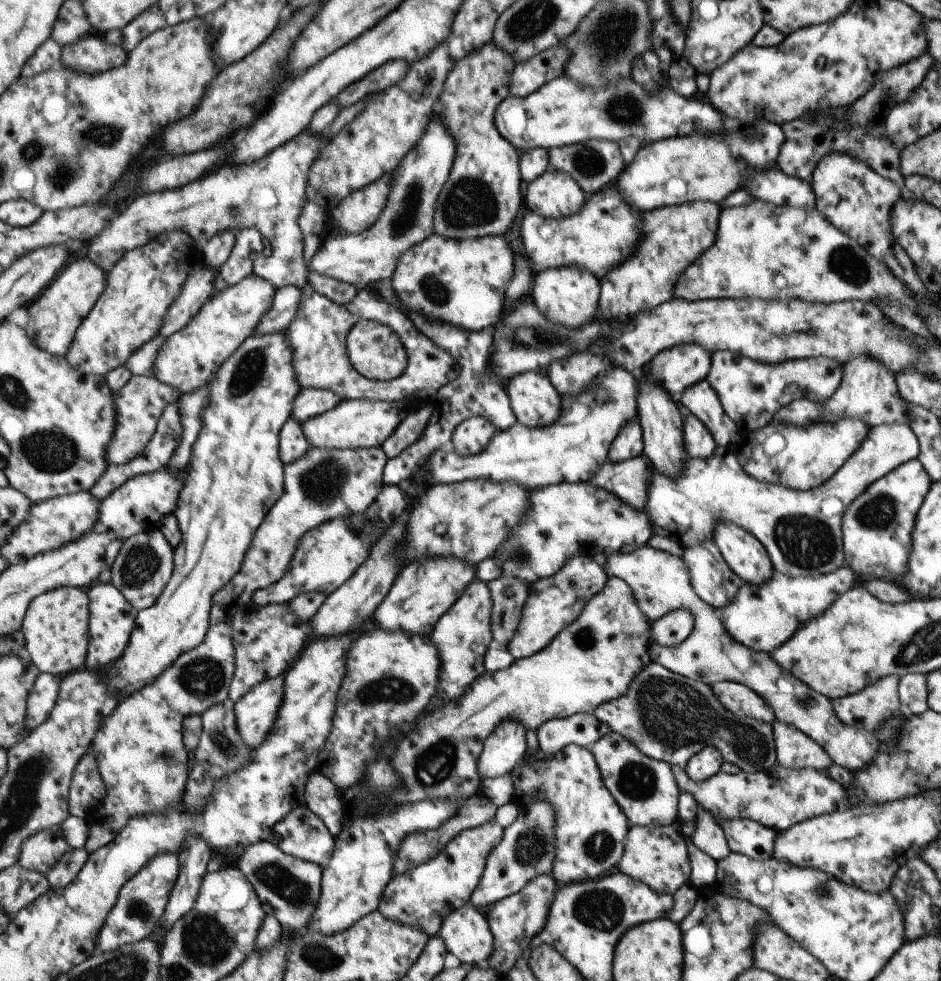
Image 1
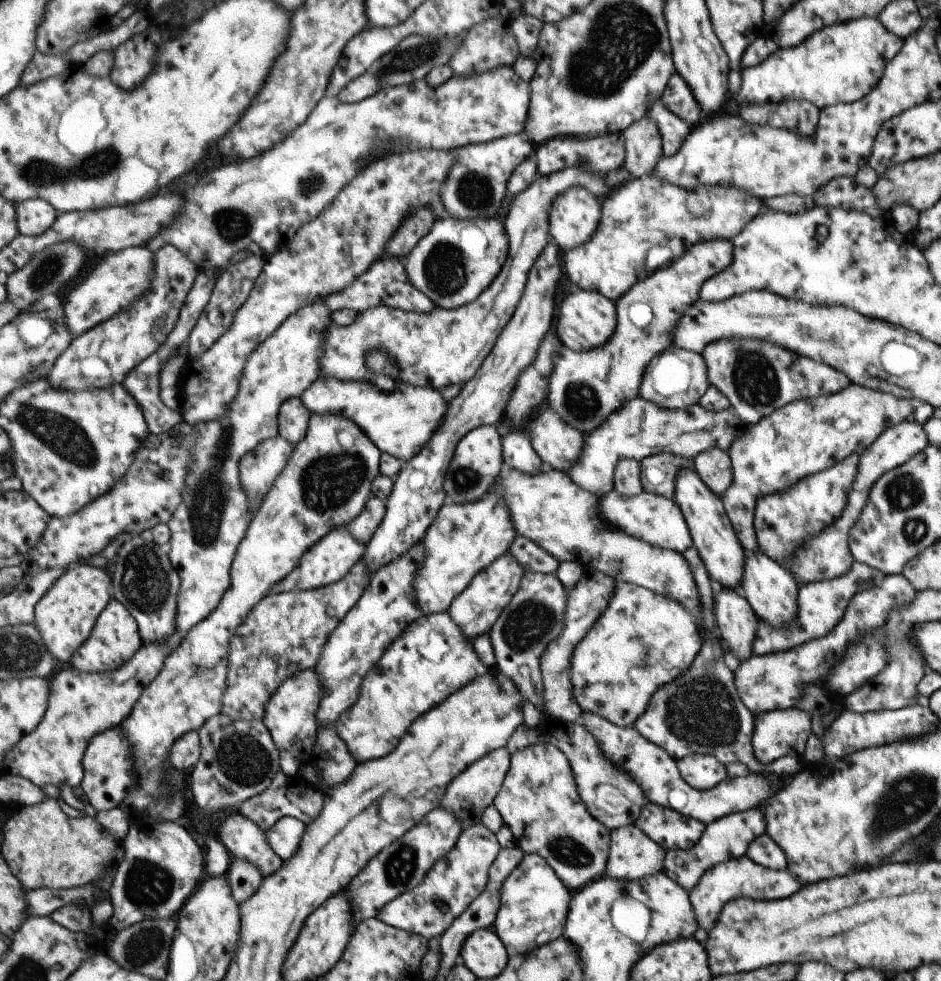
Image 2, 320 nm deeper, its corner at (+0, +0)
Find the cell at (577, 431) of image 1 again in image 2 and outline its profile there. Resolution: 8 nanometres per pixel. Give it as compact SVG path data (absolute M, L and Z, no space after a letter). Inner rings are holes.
M637 396L612 413L590 435L585 436L586 446L582 458L567 474L579 486L602 496L613 490L613 474L619 459L640 461L646 456L659 453L694 459L700 452L710 448L727 452L731 443L750 428L750 425L743 424L735 416L730 406L719 412L705 410L698 404L671 410L659 408Z

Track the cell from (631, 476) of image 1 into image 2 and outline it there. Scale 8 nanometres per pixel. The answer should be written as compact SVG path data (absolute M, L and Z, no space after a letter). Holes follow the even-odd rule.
M671 453L649 455L638 463L642 469L642 492L655 493L672 500L674 498L676 474L685 466L687 469L693 468L692 459L686 459Z

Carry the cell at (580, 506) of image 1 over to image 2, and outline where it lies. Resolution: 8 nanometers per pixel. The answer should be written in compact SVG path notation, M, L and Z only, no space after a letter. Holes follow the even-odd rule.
M614 490L599 498L598 513L617 530L644 540L647 544L669 549L679 554L692 545L682 512L674 500L646 492L635 496L625 496Z

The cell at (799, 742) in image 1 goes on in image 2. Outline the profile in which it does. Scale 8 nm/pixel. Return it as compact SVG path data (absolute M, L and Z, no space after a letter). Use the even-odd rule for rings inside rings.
M798 706L759 713L754 718L751 735L755 760L761 764L769 764L781 756L796 756L800 759L810 732L812 732L810 714Z

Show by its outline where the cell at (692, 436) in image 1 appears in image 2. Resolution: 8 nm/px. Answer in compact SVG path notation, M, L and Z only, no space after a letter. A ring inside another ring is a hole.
M718 448L704 450L692 459L692 466L699 480L719 498L731 484L730 458L725 451Z

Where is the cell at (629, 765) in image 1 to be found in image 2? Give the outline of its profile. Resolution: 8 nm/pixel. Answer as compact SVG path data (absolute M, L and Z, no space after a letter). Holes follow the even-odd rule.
M542 716L535 729L527 728L524 723L521 724L510 738L507 748L513 754L531 746L534 742L543 741L554 744L566 753L574 769L574 775L577 777L583 802L590 809L595 820L599 821L599 824L606 826L611 831L634 824L634 820L641 814L641 810L646 804L645 793L622 768L616 767L614 763L602 756L599 742L595 740L590 729L585 728L581 723L573 724Z

